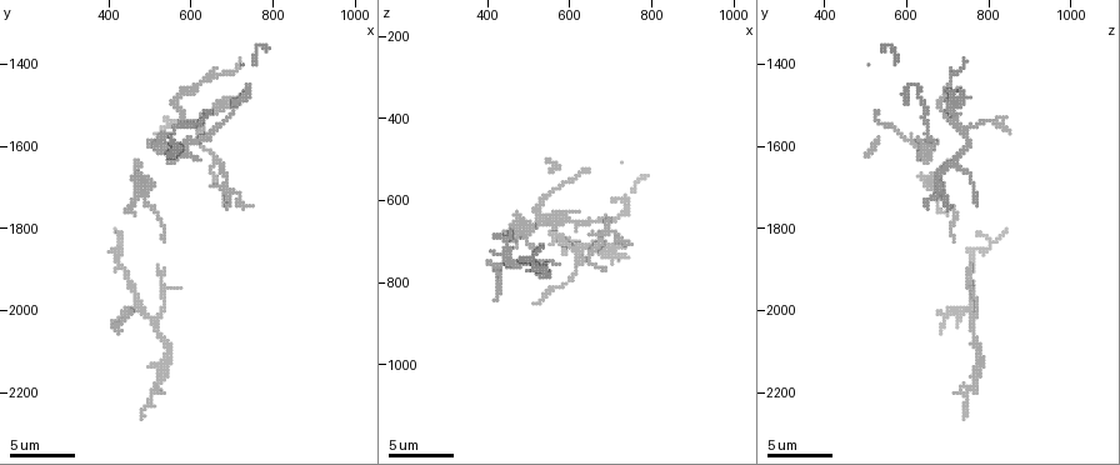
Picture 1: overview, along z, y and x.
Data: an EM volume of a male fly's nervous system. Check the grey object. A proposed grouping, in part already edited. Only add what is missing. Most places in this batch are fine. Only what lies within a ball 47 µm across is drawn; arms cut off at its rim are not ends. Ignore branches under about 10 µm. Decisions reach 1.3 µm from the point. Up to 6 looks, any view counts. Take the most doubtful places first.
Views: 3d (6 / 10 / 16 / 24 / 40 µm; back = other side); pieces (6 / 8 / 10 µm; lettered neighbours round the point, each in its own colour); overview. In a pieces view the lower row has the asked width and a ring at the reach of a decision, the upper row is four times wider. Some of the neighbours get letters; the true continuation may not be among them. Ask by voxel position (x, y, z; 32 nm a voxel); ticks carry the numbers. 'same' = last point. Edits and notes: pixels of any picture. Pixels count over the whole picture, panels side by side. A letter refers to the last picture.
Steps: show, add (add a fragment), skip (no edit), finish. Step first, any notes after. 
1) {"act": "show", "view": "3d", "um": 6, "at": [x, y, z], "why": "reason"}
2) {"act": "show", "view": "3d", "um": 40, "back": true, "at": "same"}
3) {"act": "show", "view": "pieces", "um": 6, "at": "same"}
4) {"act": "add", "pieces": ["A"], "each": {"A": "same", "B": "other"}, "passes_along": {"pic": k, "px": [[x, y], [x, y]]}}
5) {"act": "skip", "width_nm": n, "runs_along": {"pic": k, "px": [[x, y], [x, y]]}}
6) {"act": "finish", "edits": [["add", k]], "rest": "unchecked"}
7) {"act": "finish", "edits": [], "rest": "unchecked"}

{"act": "show", "view": "3d", "um": 6, "at": [690, 1740, 650]}

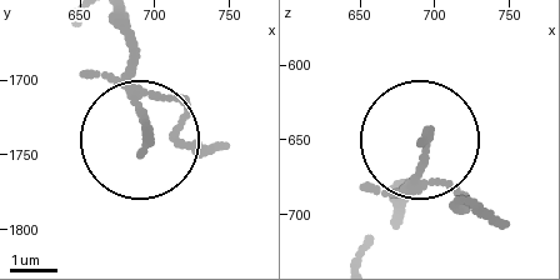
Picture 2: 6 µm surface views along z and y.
{"act": "show", "view": "pieces", "um": 10, "at": [694, 1746, 652]}

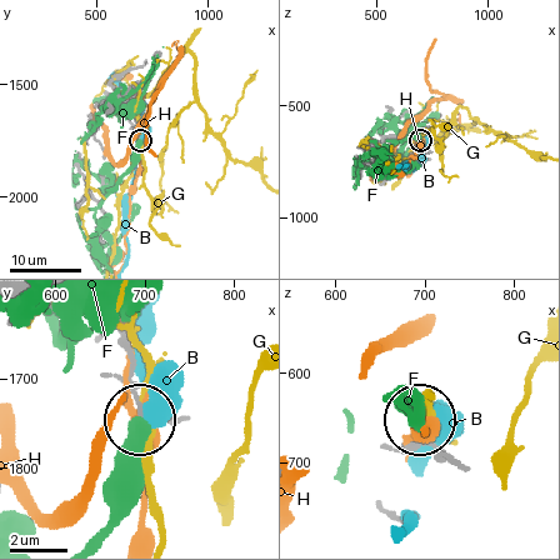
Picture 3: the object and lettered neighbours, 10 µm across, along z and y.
{"act": "skip", "each": {"B": "other", "F": "other", "G": "other", "H": "other"}, "found": "no lettered fragment goes on from it"}

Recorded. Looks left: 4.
{"act": "show", "view": "pieces", "um": 6, "at": [740, 1465, 735], "why": "an open end"}

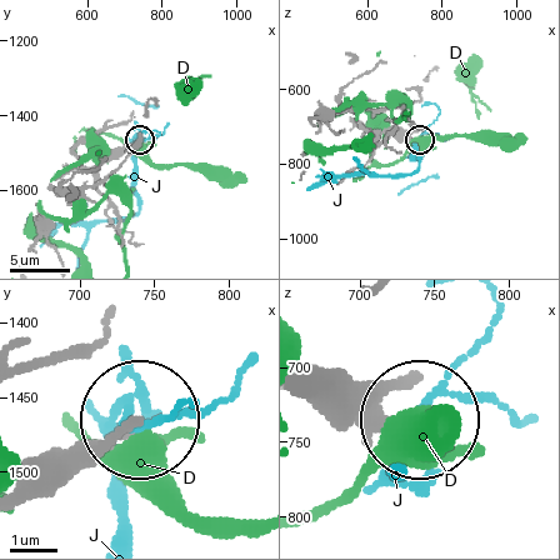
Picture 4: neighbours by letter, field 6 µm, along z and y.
{"act": "skip", "width_nm": 160, "each": {"D": "other", "J": "other"}, "found": "none of them fits"}

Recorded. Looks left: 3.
{"act": "show", "view": "pieces", "um": 8, "at": [570, 1950, 755], "why": "free end"}

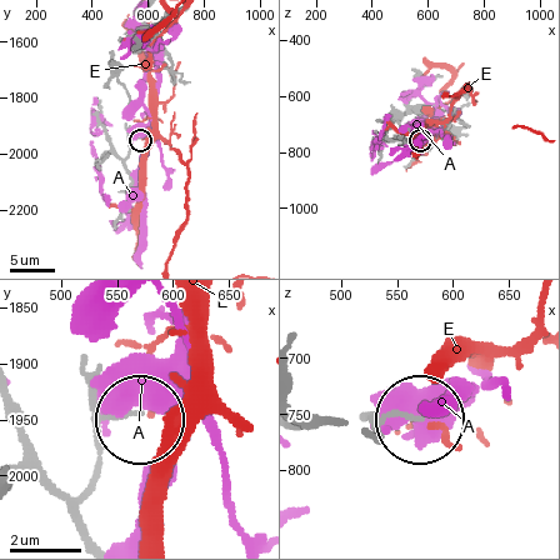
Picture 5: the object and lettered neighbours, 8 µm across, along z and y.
{"act": "skip", "each": {"A": "other", "E": "other"}, "found": "no lettered fragment goes on from it"}

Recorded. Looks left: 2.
{"act": "finish", "edits": [], "rest": "unchecked"}

